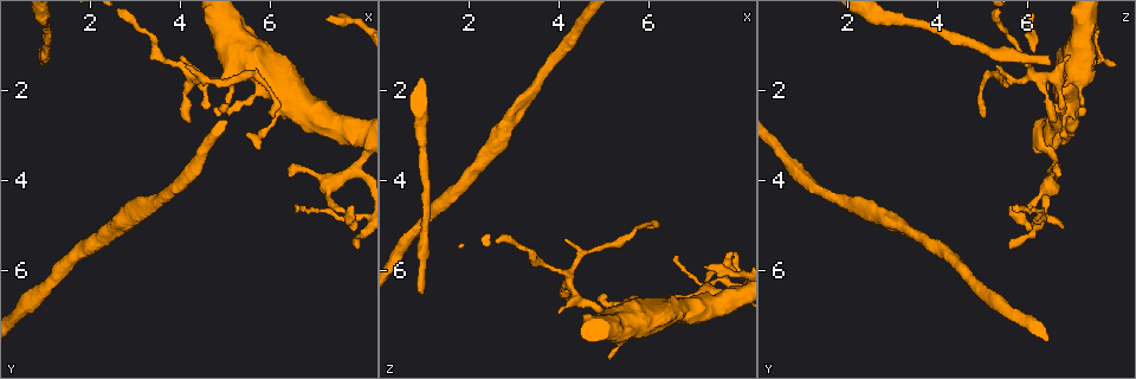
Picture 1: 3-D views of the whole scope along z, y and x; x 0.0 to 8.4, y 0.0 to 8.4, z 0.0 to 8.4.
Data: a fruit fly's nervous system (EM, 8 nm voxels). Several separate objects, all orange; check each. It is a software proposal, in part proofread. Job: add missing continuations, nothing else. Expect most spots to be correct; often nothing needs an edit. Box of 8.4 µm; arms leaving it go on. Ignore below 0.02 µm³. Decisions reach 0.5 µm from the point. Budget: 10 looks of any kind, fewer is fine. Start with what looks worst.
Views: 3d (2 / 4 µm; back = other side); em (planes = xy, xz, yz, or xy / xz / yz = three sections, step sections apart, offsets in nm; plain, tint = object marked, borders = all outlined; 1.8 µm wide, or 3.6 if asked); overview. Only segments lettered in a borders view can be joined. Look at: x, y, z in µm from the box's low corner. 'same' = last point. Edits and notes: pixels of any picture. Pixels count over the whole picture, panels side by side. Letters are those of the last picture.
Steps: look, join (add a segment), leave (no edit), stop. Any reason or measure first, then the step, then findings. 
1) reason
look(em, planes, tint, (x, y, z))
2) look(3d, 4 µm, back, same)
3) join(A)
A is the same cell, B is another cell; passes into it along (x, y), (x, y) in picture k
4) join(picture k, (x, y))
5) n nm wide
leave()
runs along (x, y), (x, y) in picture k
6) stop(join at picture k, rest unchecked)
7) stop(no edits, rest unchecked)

an open end
look(3d, 4 µm, (0.95, 1.45, 6.50))

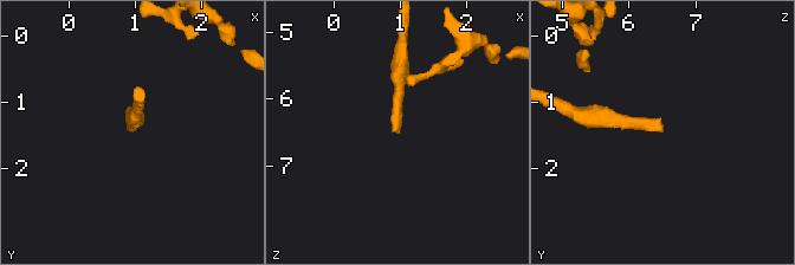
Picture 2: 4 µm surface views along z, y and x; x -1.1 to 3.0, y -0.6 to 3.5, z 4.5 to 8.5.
need the tissue
look(em, planes, borders, (0.90, 1.45, 6.55))

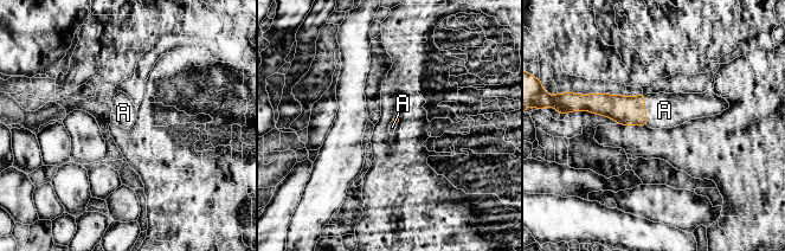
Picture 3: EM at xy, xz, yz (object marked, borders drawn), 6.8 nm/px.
join(A)
A is the same cell; passes into it along (626, 110), (644, 110), (664, 110) in picture 3; the neuron continues

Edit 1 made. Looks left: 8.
see it whole again
look(overview)

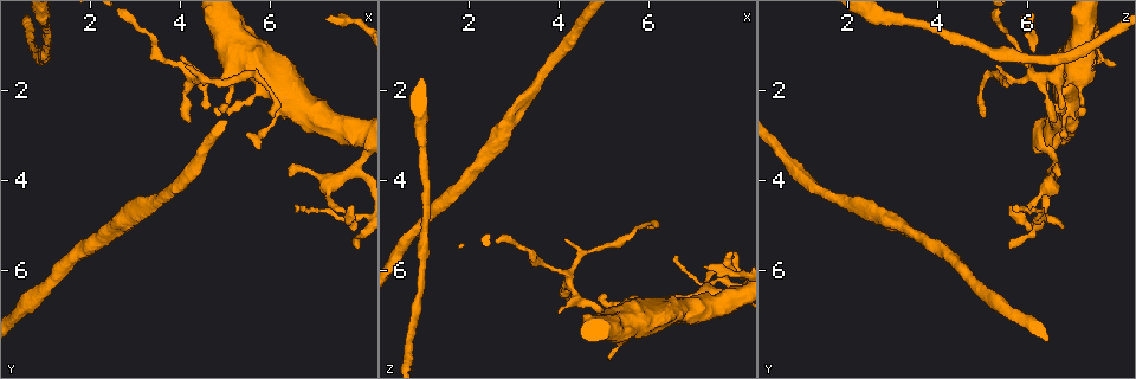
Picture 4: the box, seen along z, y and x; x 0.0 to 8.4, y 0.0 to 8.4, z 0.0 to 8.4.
touches itself
look(3d, 4 µm, back, (7.70, 4.85, 6.15))

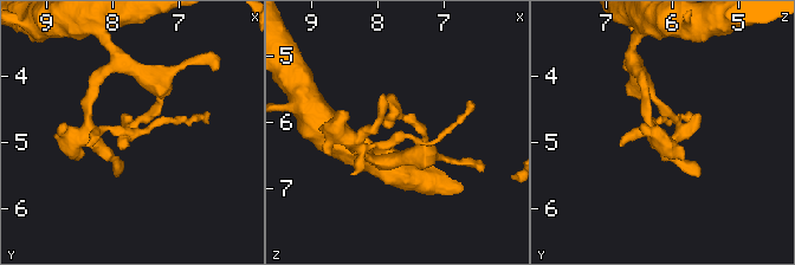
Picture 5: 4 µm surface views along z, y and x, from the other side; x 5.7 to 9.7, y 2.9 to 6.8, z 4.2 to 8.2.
look(em, xy, step 4, borders, (7.65, 4.90, 6.25))

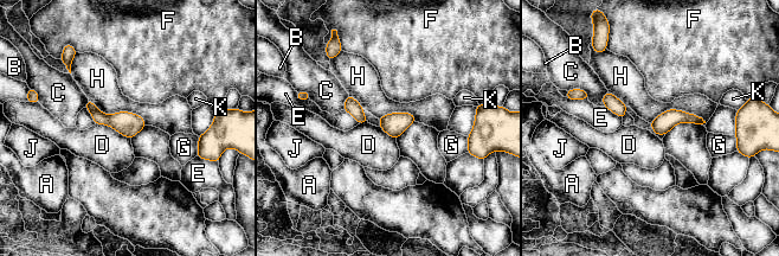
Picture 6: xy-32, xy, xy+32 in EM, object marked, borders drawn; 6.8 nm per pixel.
140 nm wide
leave()
A, B, C, D, E, F, G, H, J and K are other cells; border along (95, 123), (110, 126), (130, 139) in picture 6; no lettered segment goes on from it

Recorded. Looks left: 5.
look(3d, 2 µm, back, (5.25, 0.70, 7.15))

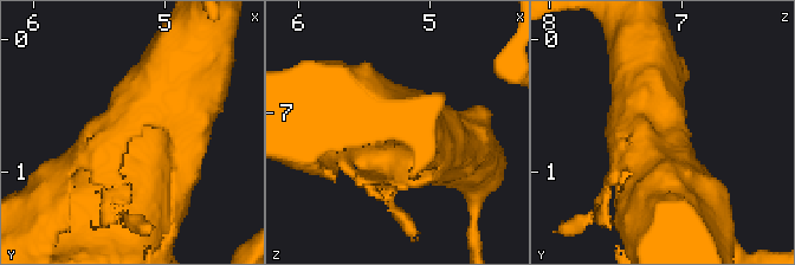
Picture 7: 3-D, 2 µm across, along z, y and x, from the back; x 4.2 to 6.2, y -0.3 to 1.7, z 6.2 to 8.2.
look(em, planes, plain, same)

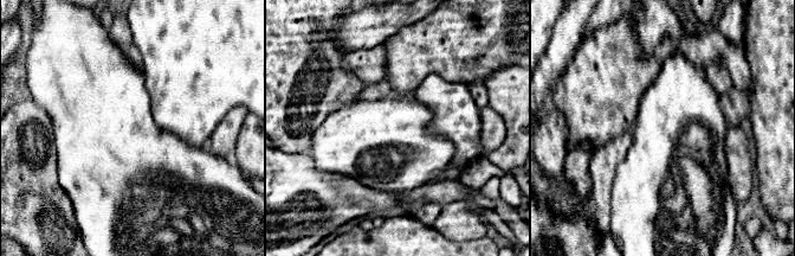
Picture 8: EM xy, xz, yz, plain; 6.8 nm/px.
look(em, planes, borders, same)

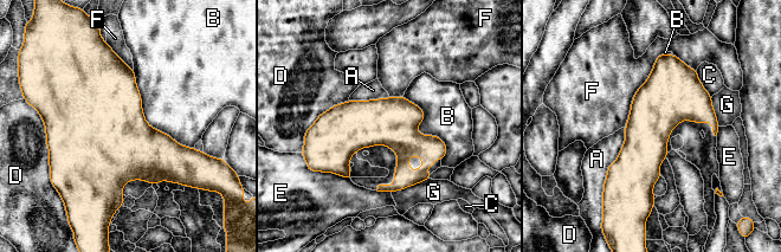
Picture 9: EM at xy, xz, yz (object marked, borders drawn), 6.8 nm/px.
leave()
A, B, C, D, E, F and G are other cells; no lettered segment goes on from it

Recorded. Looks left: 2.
branch stops here
look(em, planes, tint, (4.15, 2.75, 6.60))

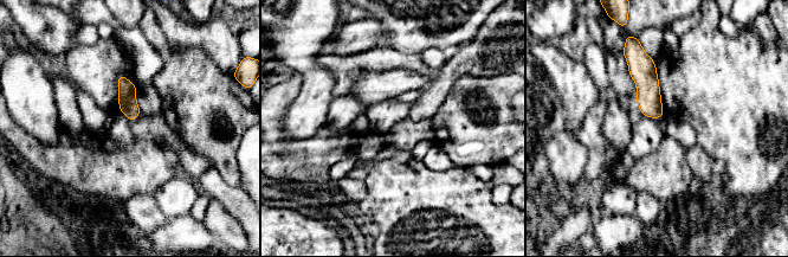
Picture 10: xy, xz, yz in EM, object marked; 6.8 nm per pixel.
see the neighbours
look(em, planes, borders, same)

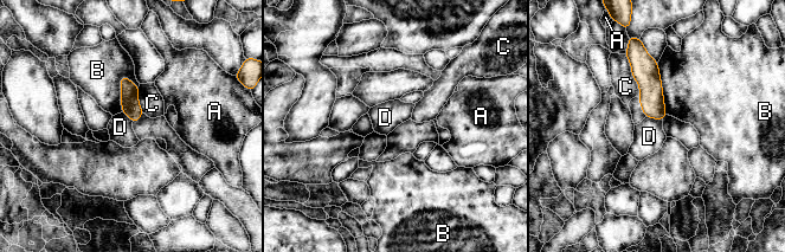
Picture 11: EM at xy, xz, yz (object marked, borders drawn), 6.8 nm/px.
130 nm wide
leave()
A, B, C and D are other cells; border along (645, 116), (662, 120) in picture 11; none of them fits

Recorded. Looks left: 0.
stop(join at picture 3, rest unchecked)

